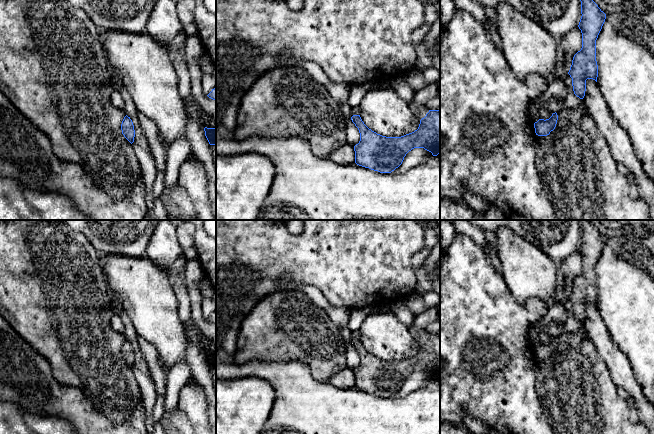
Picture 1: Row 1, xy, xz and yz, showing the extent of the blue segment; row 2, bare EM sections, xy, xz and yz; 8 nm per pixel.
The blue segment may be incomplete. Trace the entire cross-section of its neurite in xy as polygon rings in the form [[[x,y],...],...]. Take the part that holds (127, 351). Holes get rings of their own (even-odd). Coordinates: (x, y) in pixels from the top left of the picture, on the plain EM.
[[[127,339],[122,345],[121,354],[124,361],[132,368],[134,366],[135,354],[132,344]]]

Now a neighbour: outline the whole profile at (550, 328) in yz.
[[[554,321],[548,322],[545,326],[532,325],[528,330],[528,339],[533,347],[539,344],[538,338],[544,334],[559,336],[563,333],[563,328],[558,327]]]

